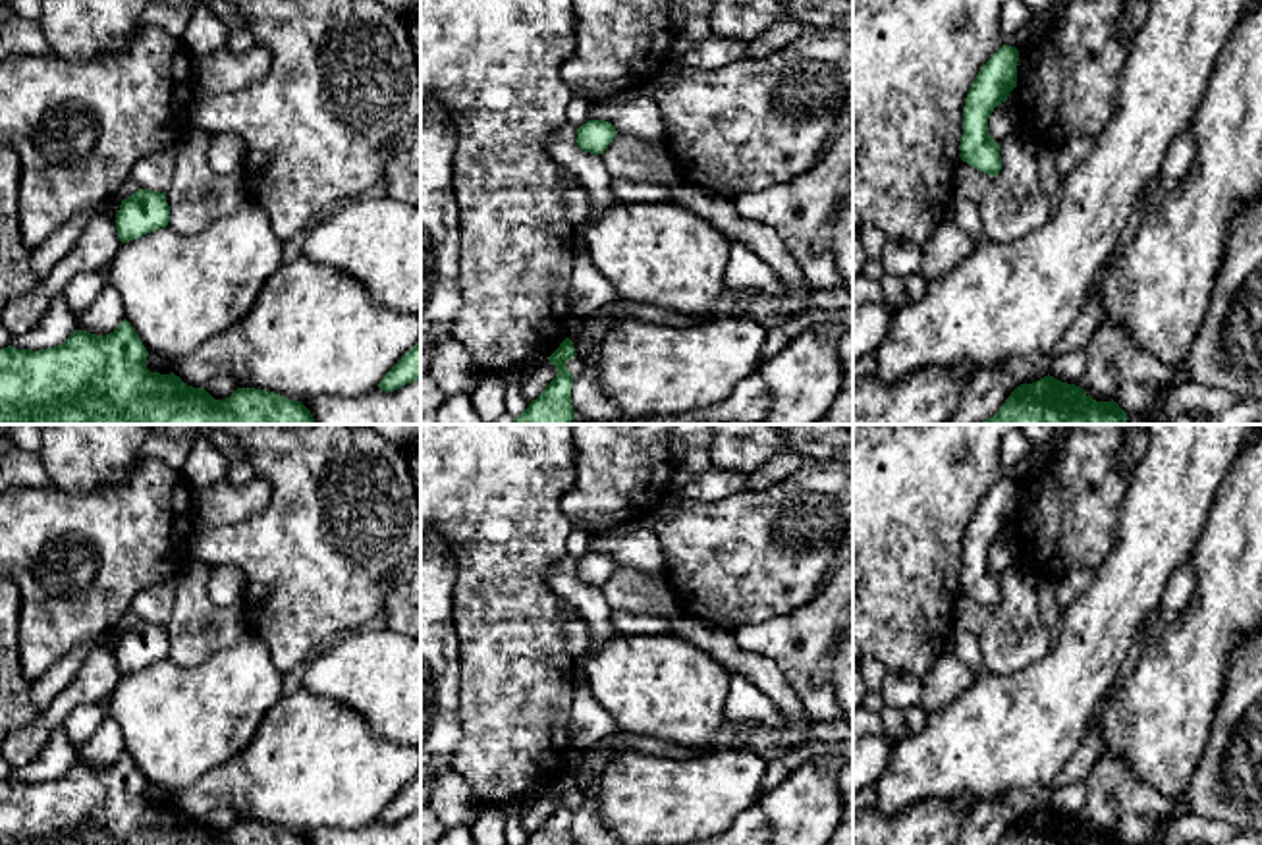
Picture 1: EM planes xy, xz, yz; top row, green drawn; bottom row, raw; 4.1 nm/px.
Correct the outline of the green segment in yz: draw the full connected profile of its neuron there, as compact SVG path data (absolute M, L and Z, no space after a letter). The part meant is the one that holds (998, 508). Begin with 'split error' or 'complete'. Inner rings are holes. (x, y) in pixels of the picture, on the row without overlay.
complete; M1003 477L974 509L963 540L961 592L996 610L1001 602L1000 577L988 565L988 550L1017 519L1019 482Z

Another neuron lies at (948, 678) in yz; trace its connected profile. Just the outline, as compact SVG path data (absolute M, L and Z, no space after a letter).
M946 652L934 660L932 669L922 677L922 696L919 706L928 714L949 706L959 695L963 695L974 681L969 666L959 662L951 652Z

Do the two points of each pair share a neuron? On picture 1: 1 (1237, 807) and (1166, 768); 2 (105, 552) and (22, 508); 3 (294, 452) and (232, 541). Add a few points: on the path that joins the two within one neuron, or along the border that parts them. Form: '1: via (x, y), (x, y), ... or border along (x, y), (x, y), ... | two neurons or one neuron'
1: border along (1208, 737), (1179, 799), (1170, 799), (1147, 784) | two neurons
2: via (83, 537), (66, 537), (43, 529) | one neuron
3: via (294, 479), (294, 496), (259, 531) | one neuron

